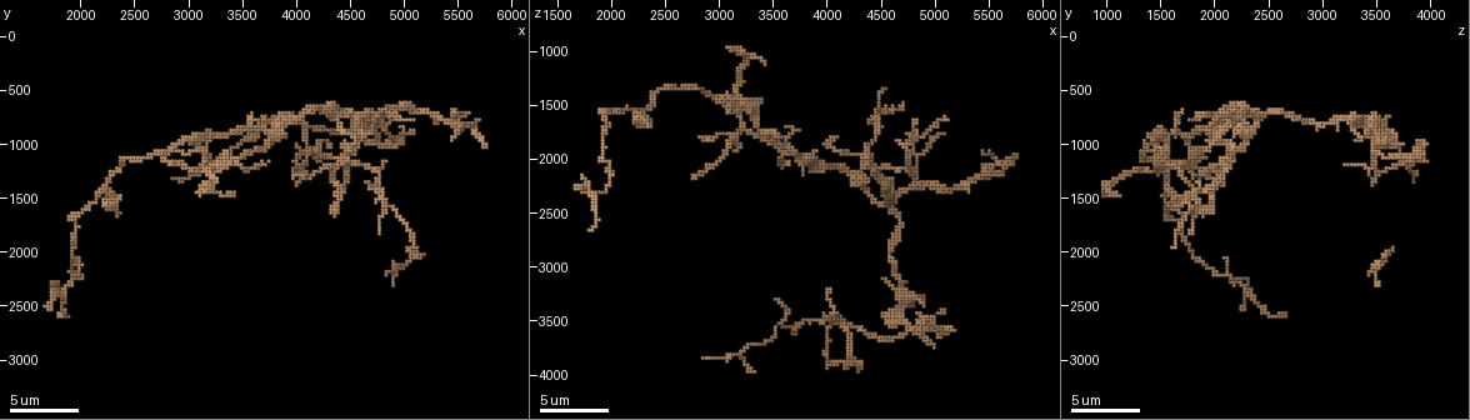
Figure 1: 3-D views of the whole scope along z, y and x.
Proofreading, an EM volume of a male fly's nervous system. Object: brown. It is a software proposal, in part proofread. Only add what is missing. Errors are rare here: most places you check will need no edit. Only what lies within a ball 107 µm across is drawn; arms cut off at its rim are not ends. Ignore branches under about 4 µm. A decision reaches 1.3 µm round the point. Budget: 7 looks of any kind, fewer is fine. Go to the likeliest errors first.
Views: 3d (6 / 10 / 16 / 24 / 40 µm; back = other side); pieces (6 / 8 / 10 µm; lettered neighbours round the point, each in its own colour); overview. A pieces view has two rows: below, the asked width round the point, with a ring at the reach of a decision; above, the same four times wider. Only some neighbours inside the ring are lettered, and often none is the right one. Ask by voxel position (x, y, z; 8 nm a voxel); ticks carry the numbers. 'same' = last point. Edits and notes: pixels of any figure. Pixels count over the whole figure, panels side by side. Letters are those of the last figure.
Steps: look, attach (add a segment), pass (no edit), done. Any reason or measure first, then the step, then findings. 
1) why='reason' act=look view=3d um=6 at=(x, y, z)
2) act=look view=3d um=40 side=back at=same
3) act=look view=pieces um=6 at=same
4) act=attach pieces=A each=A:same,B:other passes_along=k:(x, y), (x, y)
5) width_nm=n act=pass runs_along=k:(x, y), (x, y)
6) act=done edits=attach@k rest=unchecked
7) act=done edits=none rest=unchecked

why='branch stops here' act=look view=pieces um=10 at=(1840, 2600, 2640)

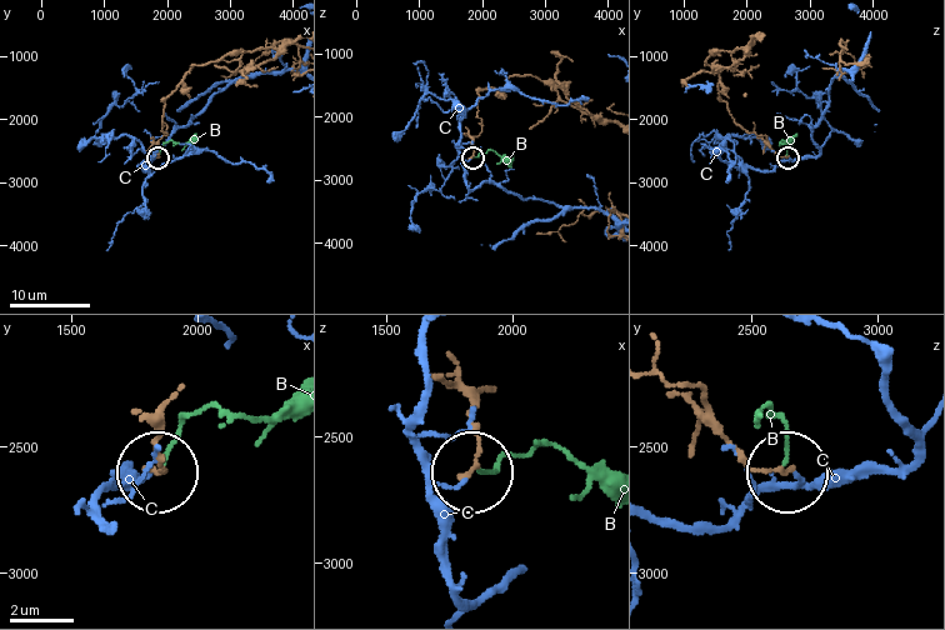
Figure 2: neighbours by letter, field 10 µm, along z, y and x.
act=pass each=B:other,C:other runs_along=2:(164, 408), (156, 473) found='none of them fits'

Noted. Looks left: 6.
why='an open end' act=look view=3d um=6 at=(5720, 1000, 2000)

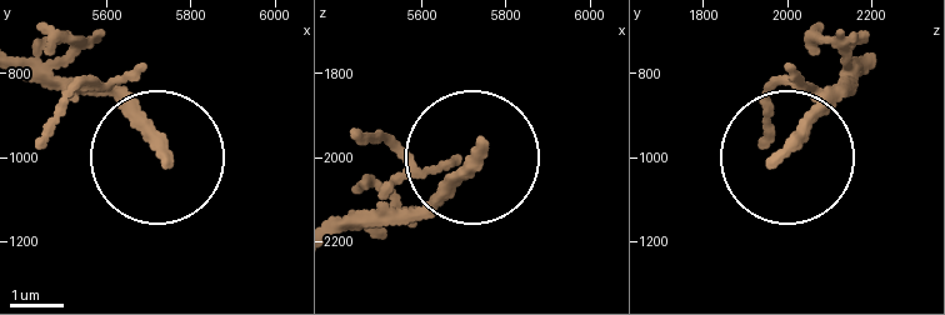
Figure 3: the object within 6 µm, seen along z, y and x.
why='see the neighbours' act=look view=pieces um=8 at=(5735, 1005, 1975)

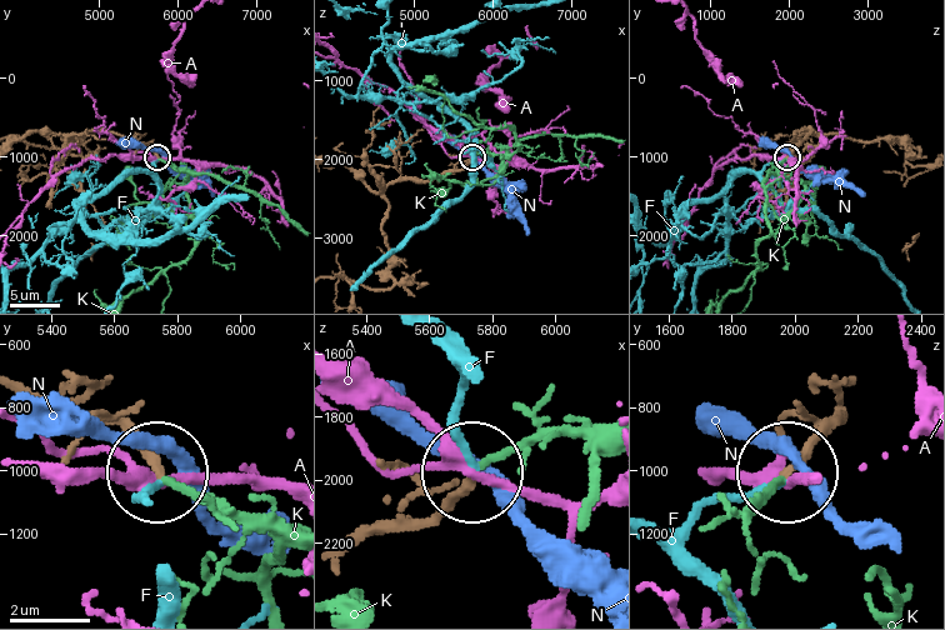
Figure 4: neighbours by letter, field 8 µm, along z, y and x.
act=attach pieces=K each=A:other,F:other,K:same,N:other found='the neuron continues'

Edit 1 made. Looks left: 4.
act=look view=overview

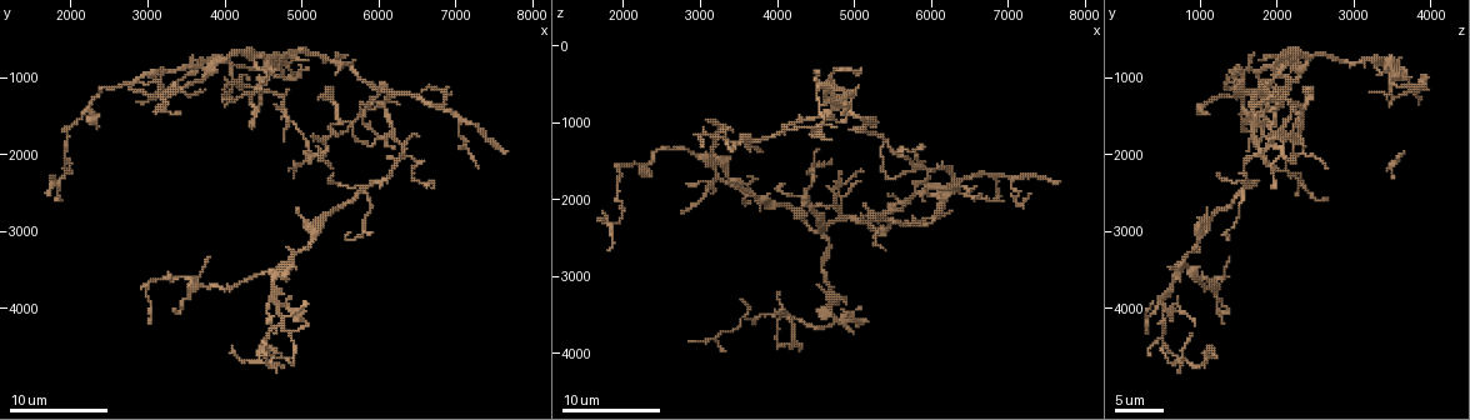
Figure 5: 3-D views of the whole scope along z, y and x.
why='branch stops here' act=look view=3d um=10 at=(2750, 1150, 2200)

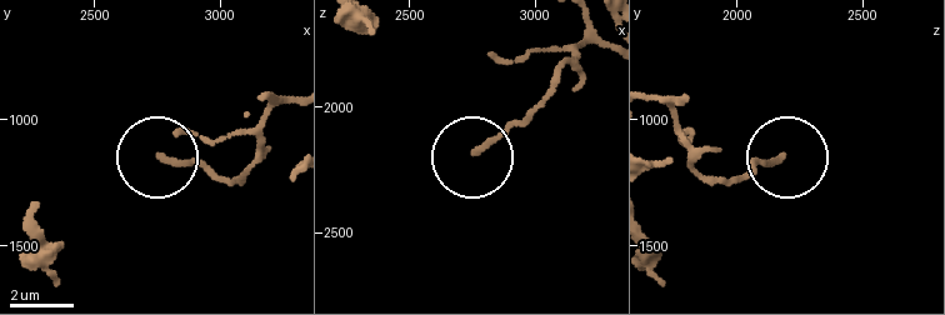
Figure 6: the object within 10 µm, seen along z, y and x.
why='see the neighbours' act=look view=pieces um=8 at=(2780, 1150, 2180)

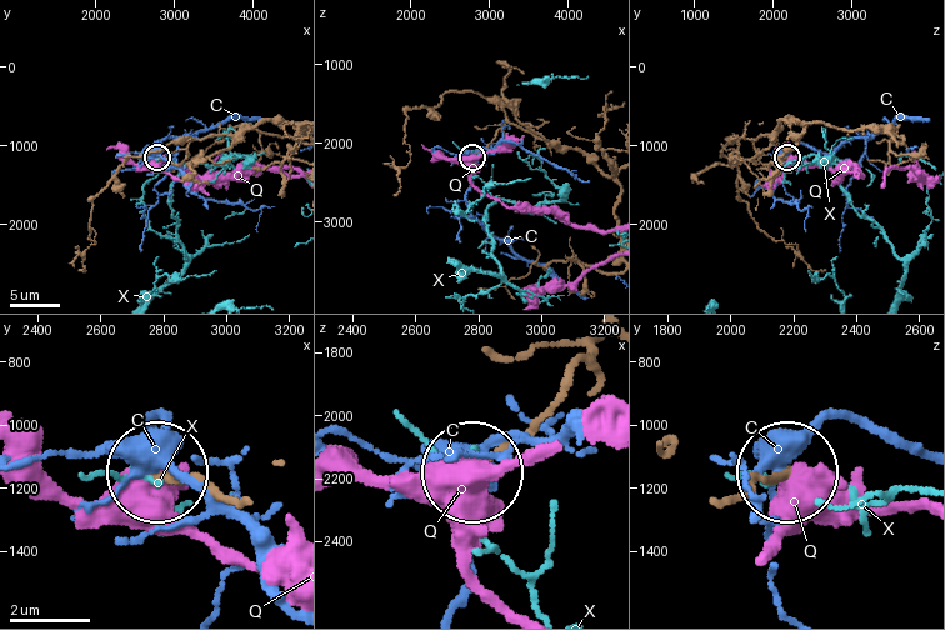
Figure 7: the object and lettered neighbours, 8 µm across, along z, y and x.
act=pass each=C:other,Q:other,X:other runs_along=7:(255, 128), (195, 139), (180, 163), (159, 159) found='no lettered segment goes on from it'

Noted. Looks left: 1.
why='tapers out' act=look view=pieces um=6 at=(3540, 960, 3320)

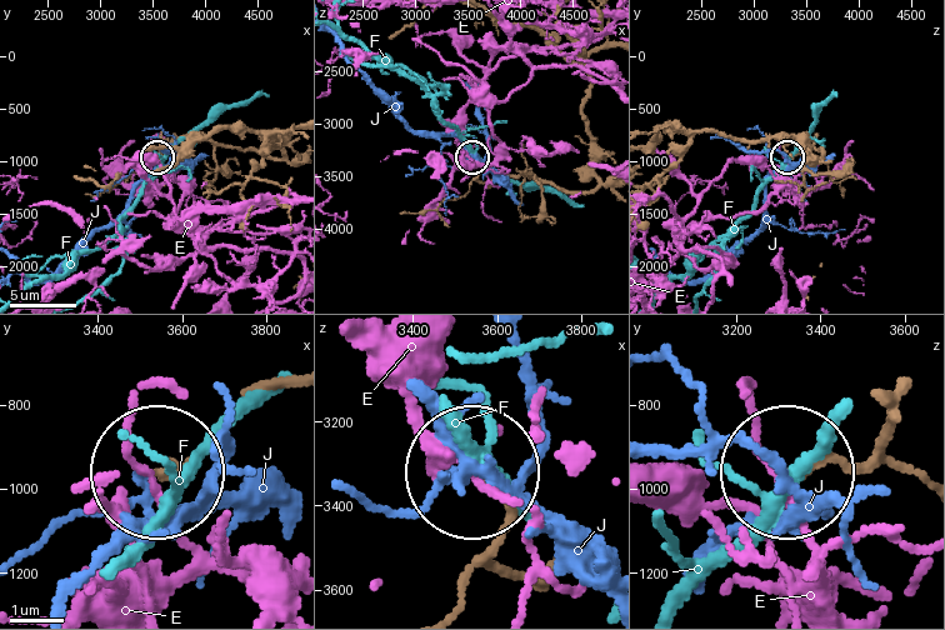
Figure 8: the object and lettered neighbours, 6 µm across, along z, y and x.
act=pass each=E:other,F:other,J:other runs_along=8:(878, 399), (886, 421), (874, 449), (798, 475) found='none of them fits'

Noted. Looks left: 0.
act=done edits=attach@4 rest=unchecked

